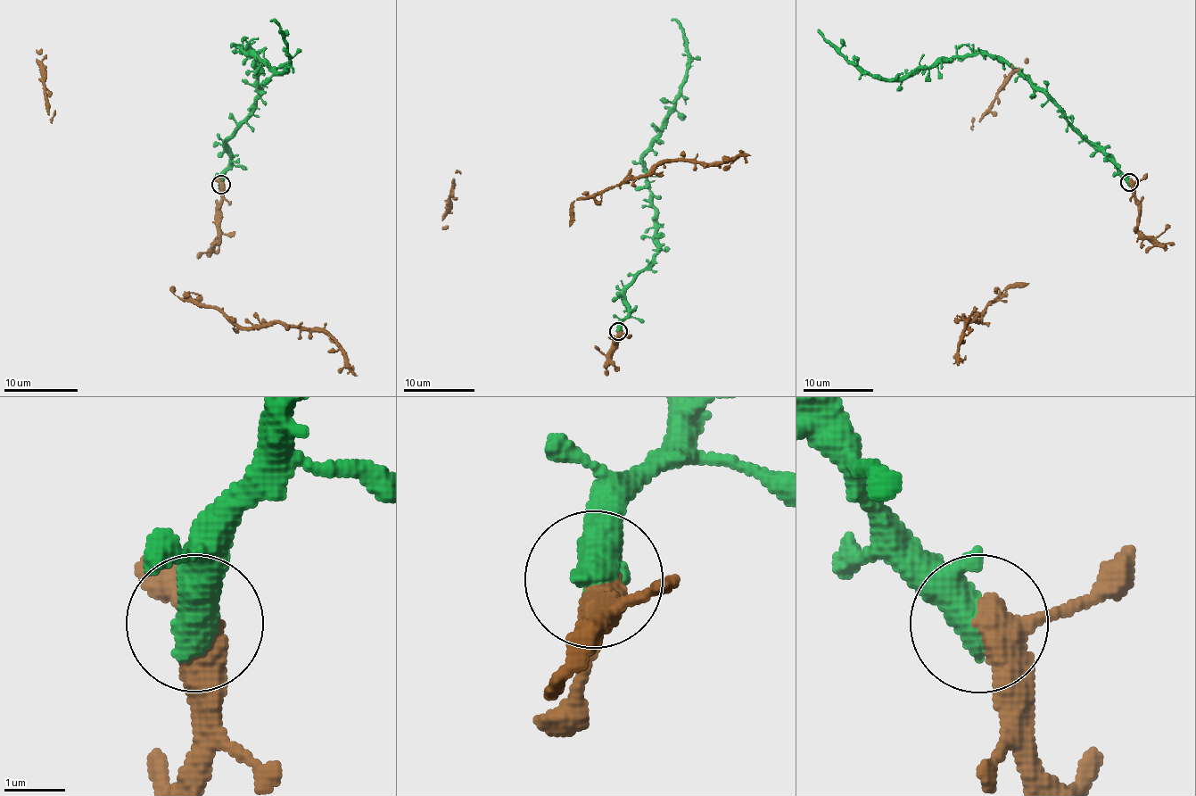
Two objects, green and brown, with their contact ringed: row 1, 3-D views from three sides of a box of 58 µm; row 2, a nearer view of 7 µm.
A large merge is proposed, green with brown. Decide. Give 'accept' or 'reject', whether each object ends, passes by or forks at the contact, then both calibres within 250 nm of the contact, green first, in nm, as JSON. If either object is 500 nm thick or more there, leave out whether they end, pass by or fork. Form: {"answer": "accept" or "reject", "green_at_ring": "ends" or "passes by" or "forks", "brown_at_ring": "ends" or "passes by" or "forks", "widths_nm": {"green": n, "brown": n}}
{"answer": "accept", "green_at_ring": "passes by", "brown_at_ring": "passes by", "widths_nm": {"green": 440, "brown": 440}}

